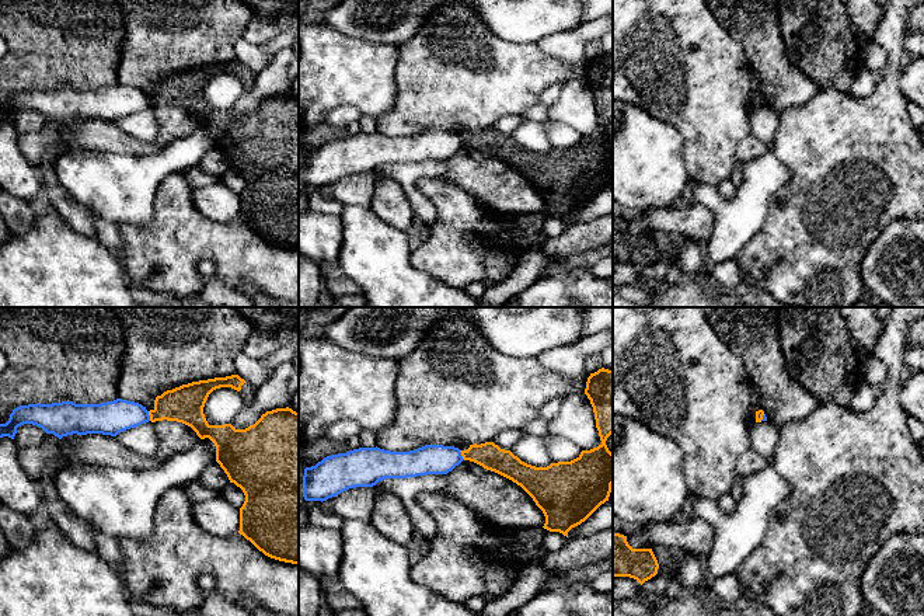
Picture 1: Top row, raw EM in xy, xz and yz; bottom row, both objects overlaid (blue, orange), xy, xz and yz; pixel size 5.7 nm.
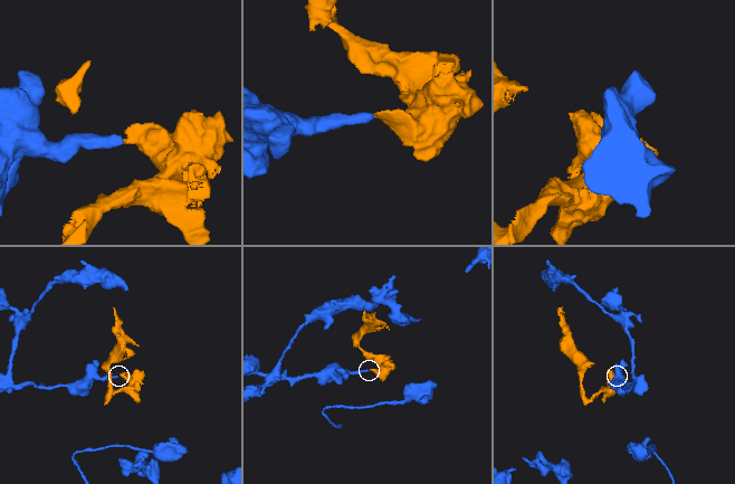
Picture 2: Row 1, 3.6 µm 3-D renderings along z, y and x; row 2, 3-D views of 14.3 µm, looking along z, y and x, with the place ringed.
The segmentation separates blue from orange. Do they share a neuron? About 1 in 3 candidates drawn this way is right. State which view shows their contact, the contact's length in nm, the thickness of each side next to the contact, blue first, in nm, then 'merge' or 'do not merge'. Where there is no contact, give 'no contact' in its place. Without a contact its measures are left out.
contact in xy; length 60 nm; calibres 190 and 220 nm; do not merge

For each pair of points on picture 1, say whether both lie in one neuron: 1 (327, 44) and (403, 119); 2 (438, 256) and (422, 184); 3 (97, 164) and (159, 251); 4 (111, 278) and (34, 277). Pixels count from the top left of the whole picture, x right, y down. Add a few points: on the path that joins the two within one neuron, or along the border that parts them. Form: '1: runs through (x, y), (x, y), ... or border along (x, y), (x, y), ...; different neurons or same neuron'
1: border along (396, 75), (396, 100), (376, 118); different neurons
2: runs through (445, 237), (445, 205), (440, 201); same neuron
3: border along (156, 195), (153, 216), (146, 225), (118, 226); different neurons
4: runs through (91, 278), (53, 278); same neuron

